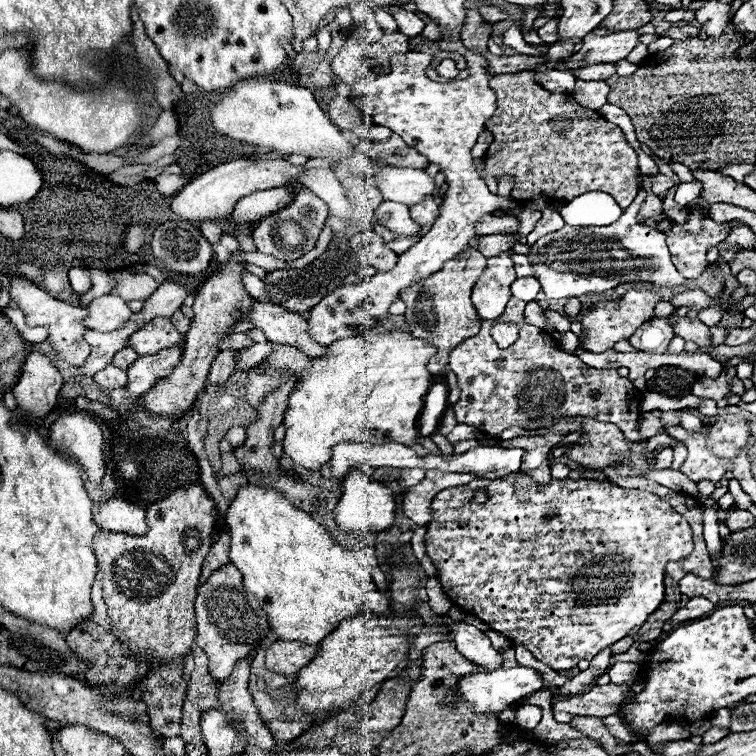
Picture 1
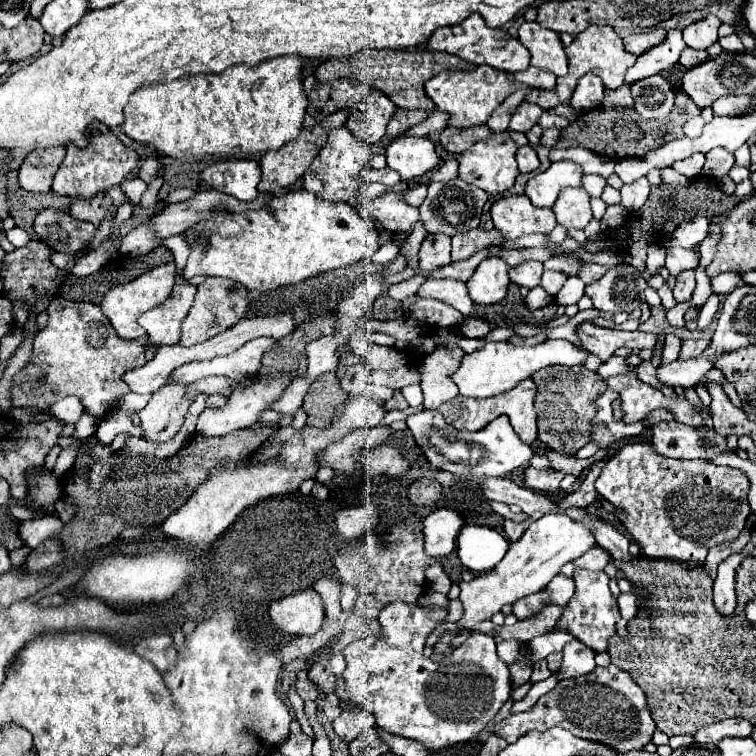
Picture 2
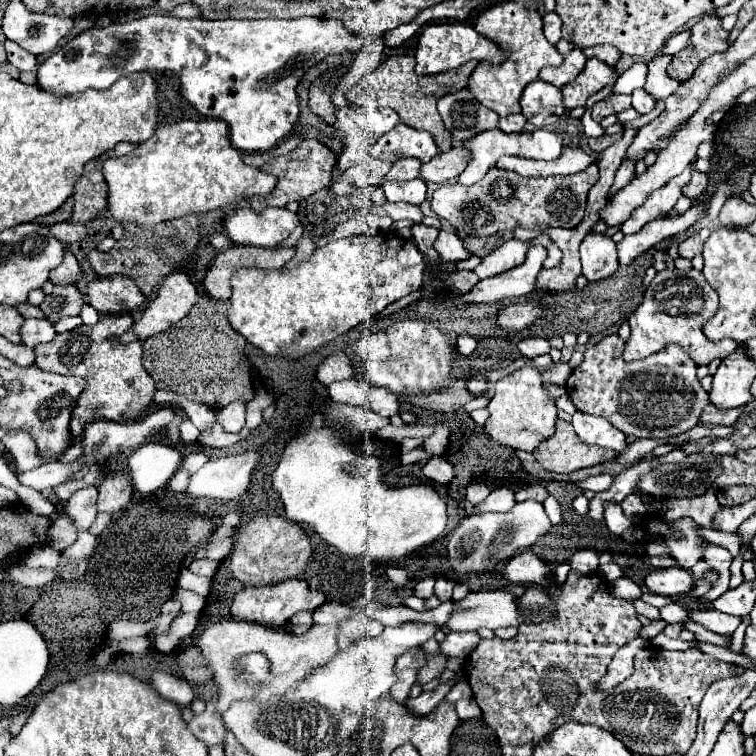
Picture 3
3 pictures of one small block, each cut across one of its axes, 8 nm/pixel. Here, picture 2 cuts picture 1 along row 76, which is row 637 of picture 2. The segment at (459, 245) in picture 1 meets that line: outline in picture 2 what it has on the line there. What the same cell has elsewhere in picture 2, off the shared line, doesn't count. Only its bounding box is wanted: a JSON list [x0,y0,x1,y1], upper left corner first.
[342,602,510,750]

